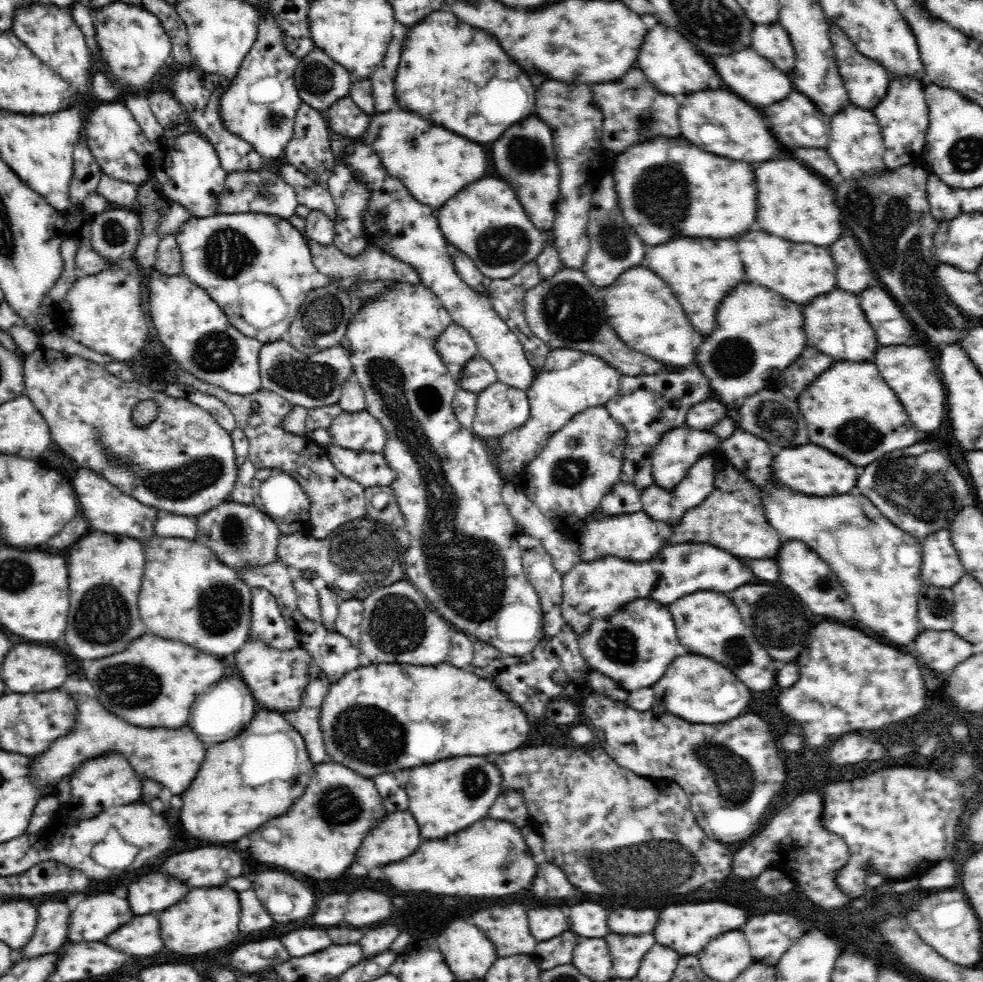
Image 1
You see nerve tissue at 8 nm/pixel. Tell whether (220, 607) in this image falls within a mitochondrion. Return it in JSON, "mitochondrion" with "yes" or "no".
{"mitochondrion":"yes"}

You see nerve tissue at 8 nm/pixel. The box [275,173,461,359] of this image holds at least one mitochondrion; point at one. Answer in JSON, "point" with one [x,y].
{"point":[323,315]}

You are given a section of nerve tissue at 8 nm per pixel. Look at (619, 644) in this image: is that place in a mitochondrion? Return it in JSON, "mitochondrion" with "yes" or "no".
{"mitochondrion":"yes"}

